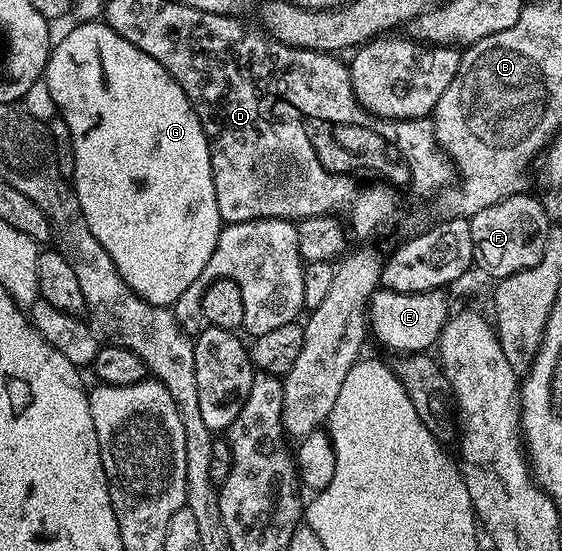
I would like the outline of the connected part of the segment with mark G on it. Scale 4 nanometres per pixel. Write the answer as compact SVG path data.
M82 22L77 25L62 41L55 43L50 49L50 57L46 63L44 79L48 90L52 90L55 109L60 113L60 119L66 123L70 131L70 141L74 147L74 175L72 177L72 187L78 196L80 210L84 210L84 218L88 222L88 230L108 250L108 258L116 262L116 270L128 282L128 286L138 296L145 298L150 304L160 304L163 306L173 306L176 298L200 278L200 270L204 270L204 262L212 258L212 250L216 246L216 238L222 233L223 223L220 218L220 210L216 206L216 190L212 186L212 166L210 165L210 147L206 141L204 130L200 126L200 118L196 118L196 110L192 102L180 90L180 86L156 62L156 58L148 58L132 42L120 38L109 28L105 22Z

